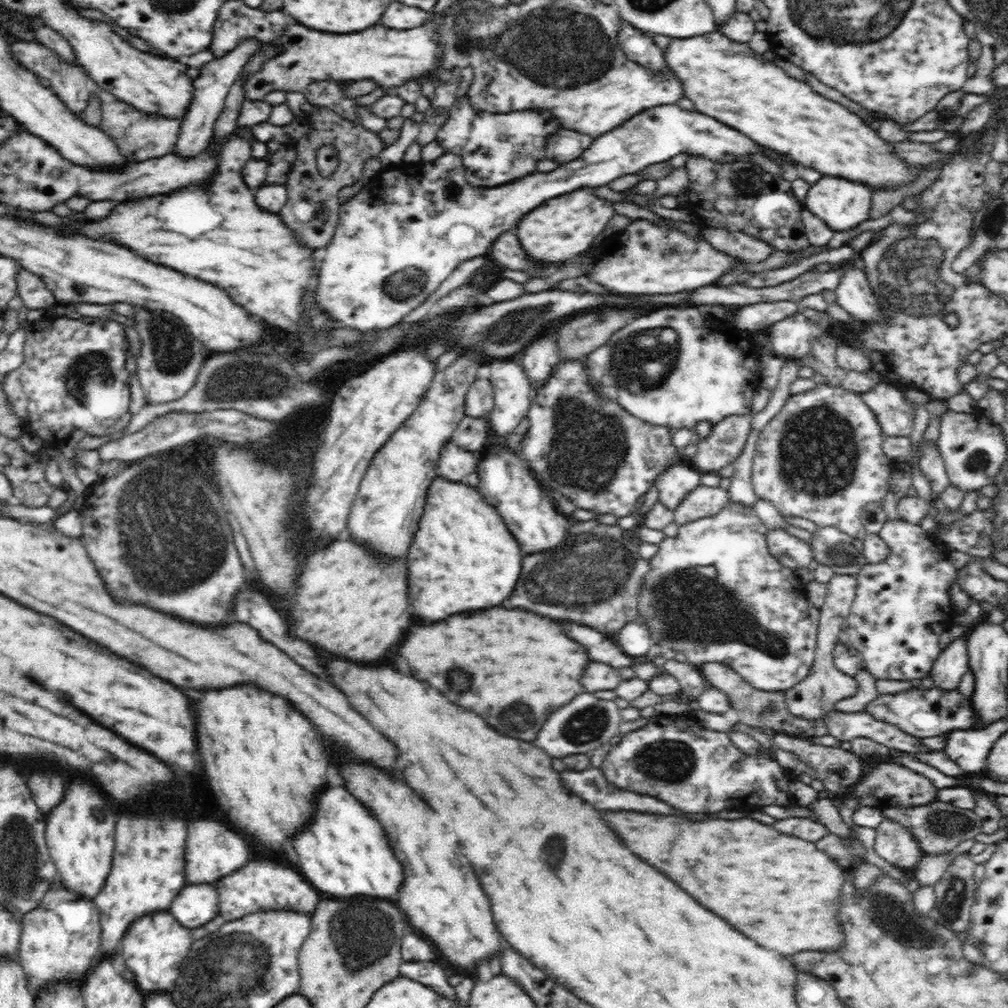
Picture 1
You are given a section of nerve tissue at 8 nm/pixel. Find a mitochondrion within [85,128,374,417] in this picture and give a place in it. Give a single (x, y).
(237, 381)

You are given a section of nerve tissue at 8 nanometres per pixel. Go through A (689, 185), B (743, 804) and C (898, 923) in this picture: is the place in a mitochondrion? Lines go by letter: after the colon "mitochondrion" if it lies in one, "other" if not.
A: other
B: other
C: mitochondrion

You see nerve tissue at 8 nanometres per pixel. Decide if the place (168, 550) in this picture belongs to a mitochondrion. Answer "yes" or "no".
yes

